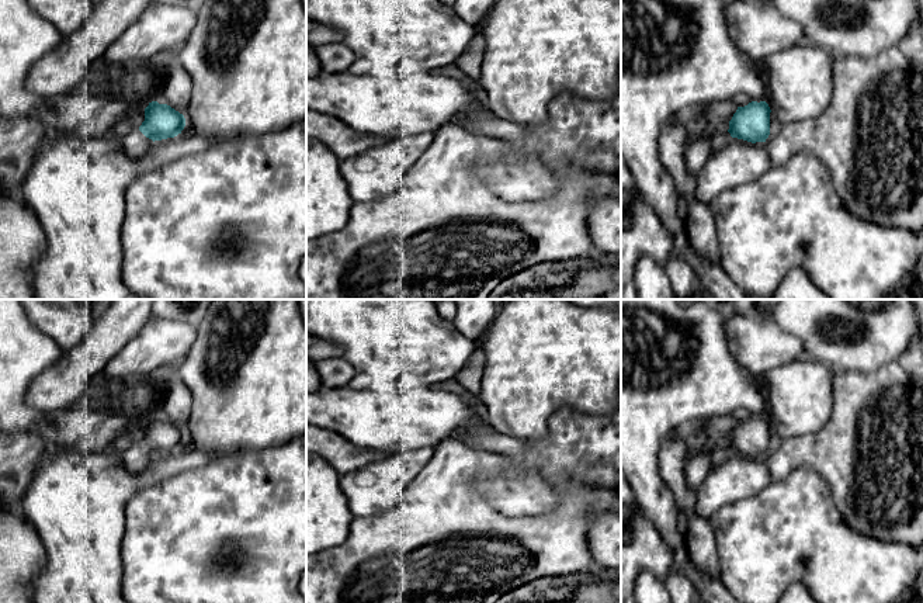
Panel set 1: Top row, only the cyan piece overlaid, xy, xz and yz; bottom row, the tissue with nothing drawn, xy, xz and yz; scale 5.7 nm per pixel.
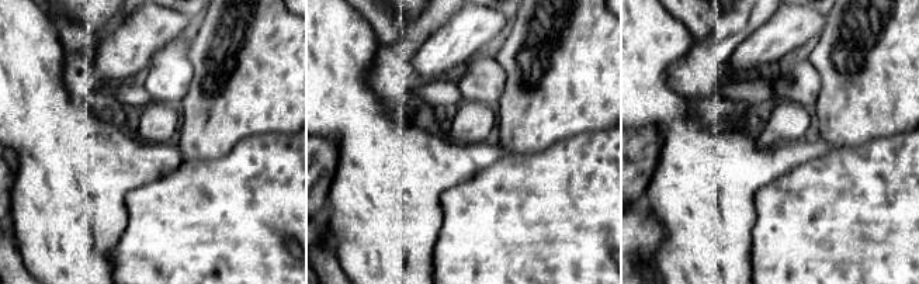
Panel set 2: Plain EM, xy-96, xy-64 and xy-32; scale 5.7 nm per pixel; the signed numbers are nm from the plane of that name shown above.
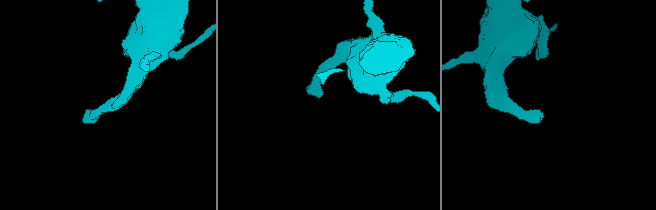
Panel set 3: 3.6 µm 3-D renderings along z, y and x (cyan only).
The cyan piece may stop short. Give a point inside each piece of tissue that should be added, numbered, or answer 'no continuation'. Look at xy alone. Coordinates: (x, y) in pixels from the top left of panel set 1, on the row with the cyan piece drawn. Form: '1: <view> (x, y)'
1: xy (135, 144)

